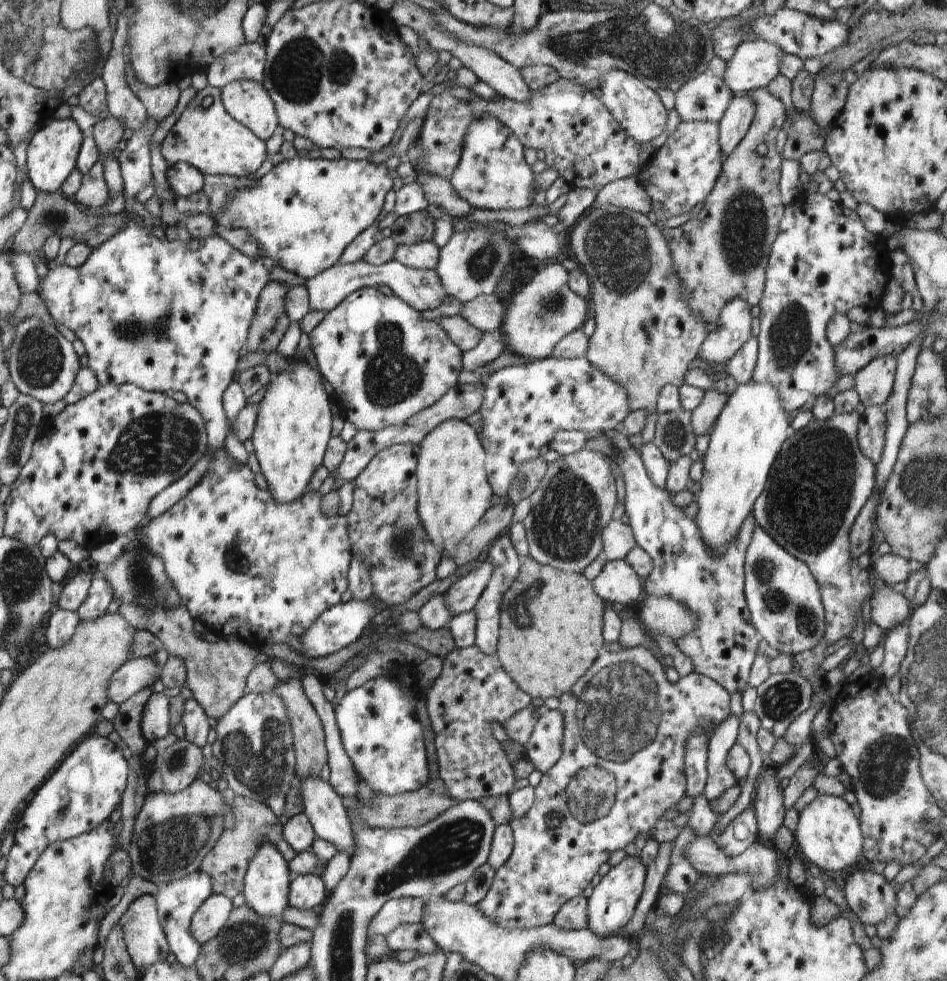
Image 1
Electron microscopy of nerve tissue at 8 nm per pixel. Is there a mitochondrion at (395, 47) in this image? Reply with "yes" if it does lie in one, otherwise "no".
no

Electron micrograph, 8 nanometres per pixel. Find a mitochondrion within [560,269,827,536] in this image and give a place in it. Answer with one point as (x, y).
(791, 340)

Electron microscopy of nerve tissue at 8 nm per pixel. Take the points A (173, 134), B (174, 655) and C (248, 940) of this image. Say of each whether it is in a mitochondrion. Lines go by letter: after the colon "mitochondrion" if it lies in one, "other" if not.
A: other
B: other
C: mitochondrion

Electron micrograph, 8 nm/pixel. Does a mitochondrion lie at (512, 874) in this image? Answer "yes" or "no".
no

